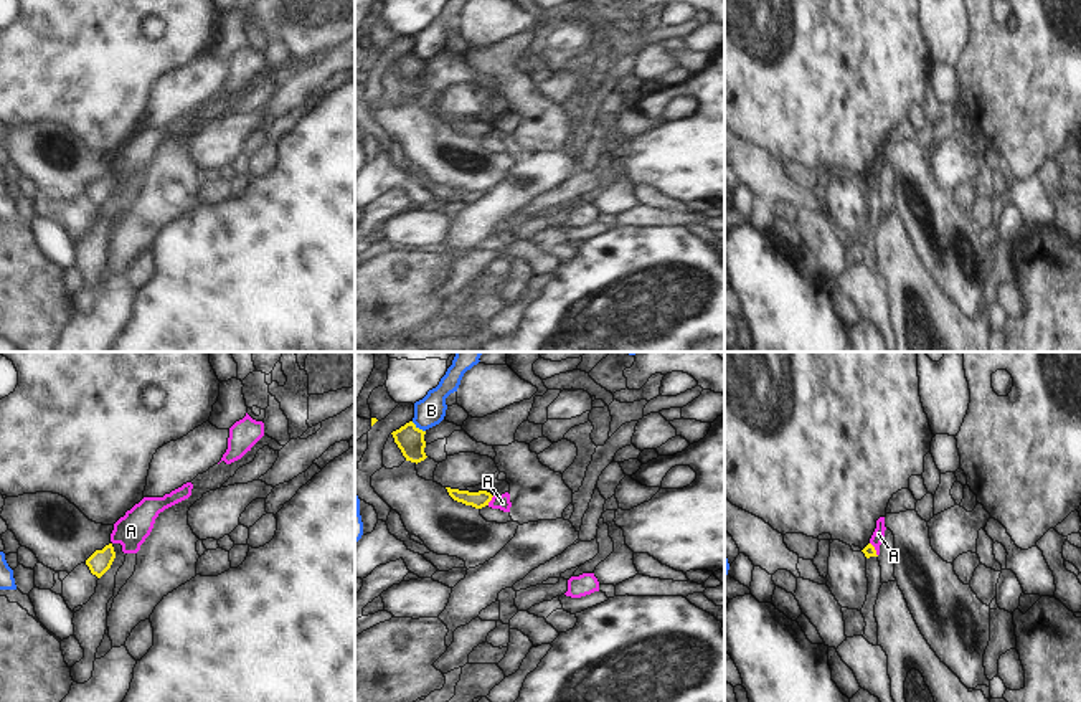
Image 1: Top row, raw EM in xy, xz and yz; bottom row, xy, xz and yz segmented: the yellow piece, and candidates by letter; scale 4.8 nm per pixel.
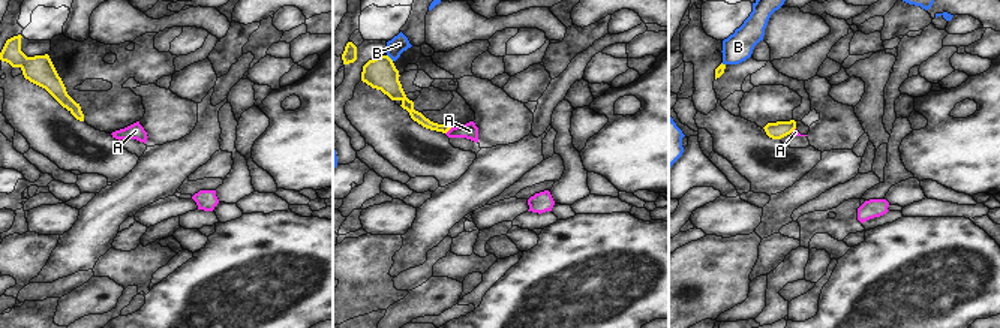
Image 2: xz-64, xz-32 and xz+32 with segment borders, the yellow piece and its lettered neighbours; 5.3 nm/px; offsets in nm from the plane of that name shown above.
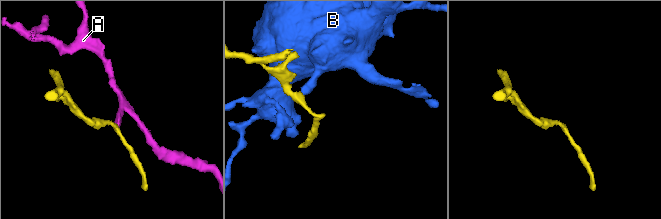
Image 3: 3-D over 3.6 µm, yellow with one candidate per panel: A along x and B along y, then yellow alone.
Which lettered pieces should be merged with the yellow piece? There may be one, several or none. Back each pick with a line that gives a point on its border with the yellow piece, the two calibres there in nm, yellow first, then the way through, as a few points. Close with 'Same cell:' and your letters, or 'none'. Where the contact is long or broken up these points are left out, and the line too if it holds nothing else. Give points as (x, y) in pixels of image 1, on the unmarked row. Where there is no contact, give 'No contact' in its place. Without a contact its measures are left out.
Same cell: none

